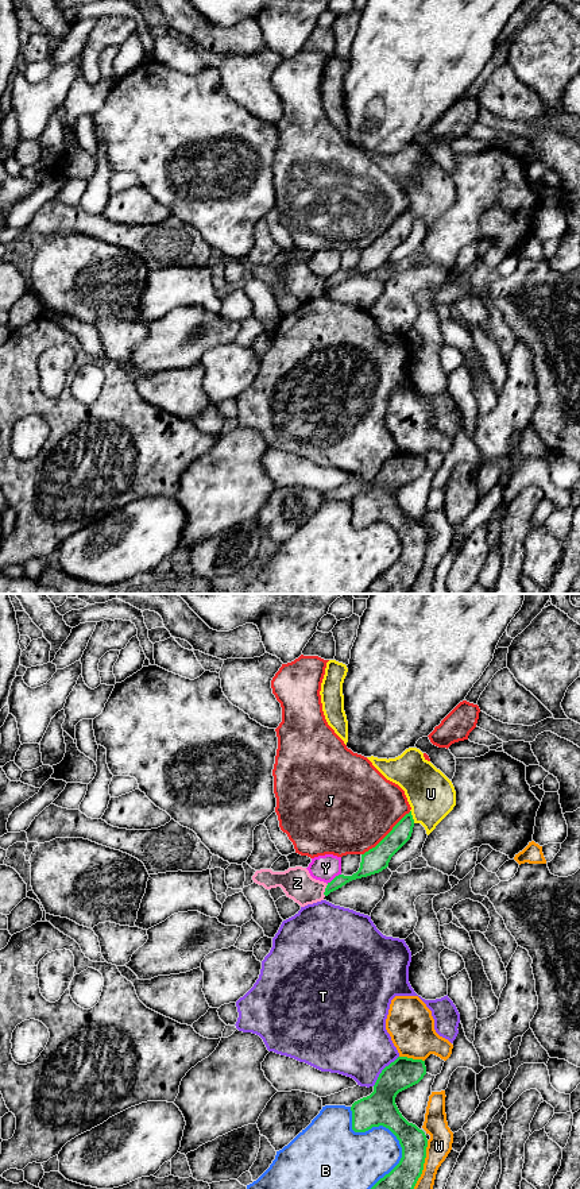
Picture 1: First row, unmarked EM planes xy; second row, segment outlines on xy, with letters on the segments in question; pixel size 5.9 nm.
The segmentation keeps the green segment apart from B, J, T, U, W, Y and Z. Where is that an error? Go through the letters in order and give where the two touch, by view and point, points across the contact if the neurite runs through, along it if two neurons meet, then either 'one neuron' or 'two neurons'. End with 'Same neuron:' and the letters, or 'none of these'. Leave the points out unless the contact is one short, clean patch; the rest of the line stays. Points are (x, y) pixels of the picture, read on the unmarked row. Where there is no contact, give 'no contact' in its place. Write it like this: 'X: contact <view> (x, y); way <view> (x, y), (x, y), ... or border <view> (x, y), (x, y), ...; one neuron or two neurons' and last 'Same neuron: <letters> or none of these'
B: contact xy (394, 529); two neurons
J: contact xy (387, 230); two neurons
T: contact xy (382, 466); two neurons
U: contact xy (412, 212); two neurons
W: contact xy (422, 562); two neurons
Y: contact xy (335, 273); two neurons
Z: contact xy (325, 285); border xy (328, 280), (324, 290); two neurons
Same neuron: none of these

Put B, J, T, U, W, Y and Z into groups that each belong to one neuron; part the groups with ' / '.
B / J / T / U / W / Y / Z

